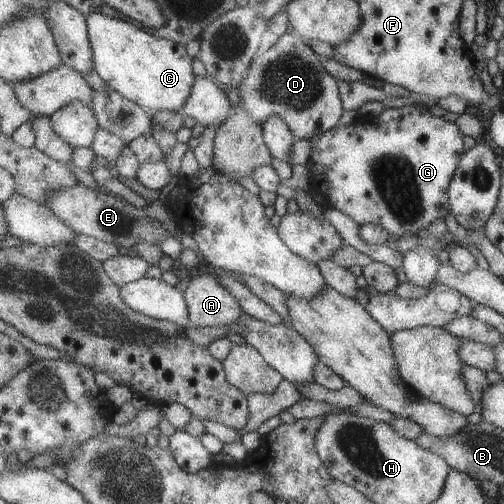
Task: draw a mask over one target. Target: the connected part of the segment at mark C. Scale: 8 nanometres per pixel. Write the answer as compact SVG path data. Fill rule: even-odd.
M94 12L87 18L95 70L117 90L151 113L179 112L190 99L197 75L186 45L158 38L133 22Z

